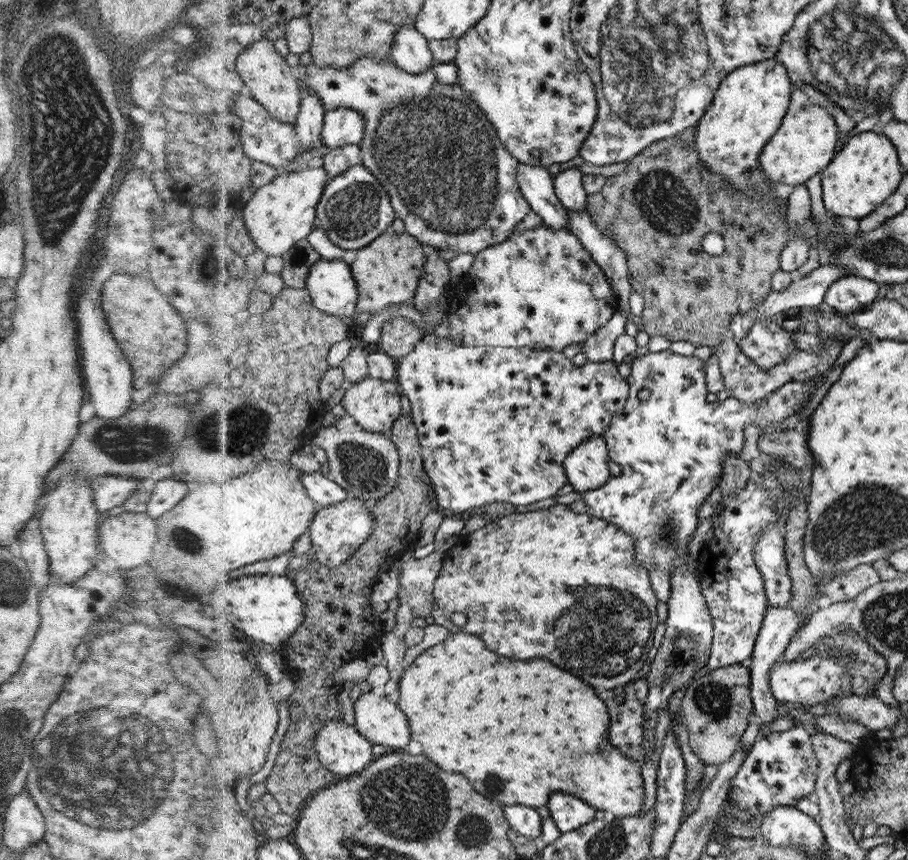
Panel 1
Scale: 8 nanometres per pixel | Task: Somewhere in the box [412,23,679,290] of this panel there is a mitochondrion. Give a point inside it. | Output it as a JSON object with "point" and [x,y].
{"point":[492,73]}

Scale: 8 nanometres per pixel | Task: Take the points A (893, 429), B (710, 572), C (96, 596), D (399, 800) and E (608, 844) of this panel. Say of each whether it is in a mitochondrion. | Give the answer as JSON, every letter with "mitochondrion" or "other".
{"A":"other","B":"other","C":"other","D":"mitochondrion","E":"mitochondrion"}

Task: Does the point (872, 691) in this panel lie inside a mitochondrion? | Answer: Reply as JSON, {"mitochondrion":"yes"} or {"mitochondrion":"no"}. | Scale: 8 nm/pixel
{"mitochondrion":"no"}

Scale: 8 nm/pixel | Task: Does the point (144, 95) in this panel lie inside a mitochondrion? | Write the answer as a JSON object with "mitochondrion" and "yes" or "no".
{"mitochondrion":"no"}

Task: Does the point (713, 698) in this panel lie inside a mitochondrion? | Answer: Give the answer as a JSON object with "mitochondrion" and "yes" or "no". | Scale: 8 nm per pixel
{"mitochondrion":"yes"}

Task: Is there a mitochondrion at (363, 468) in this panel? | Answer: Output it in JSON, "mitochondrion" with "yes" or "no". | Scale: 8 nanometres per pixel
{"mitochondrion":"yes"}

